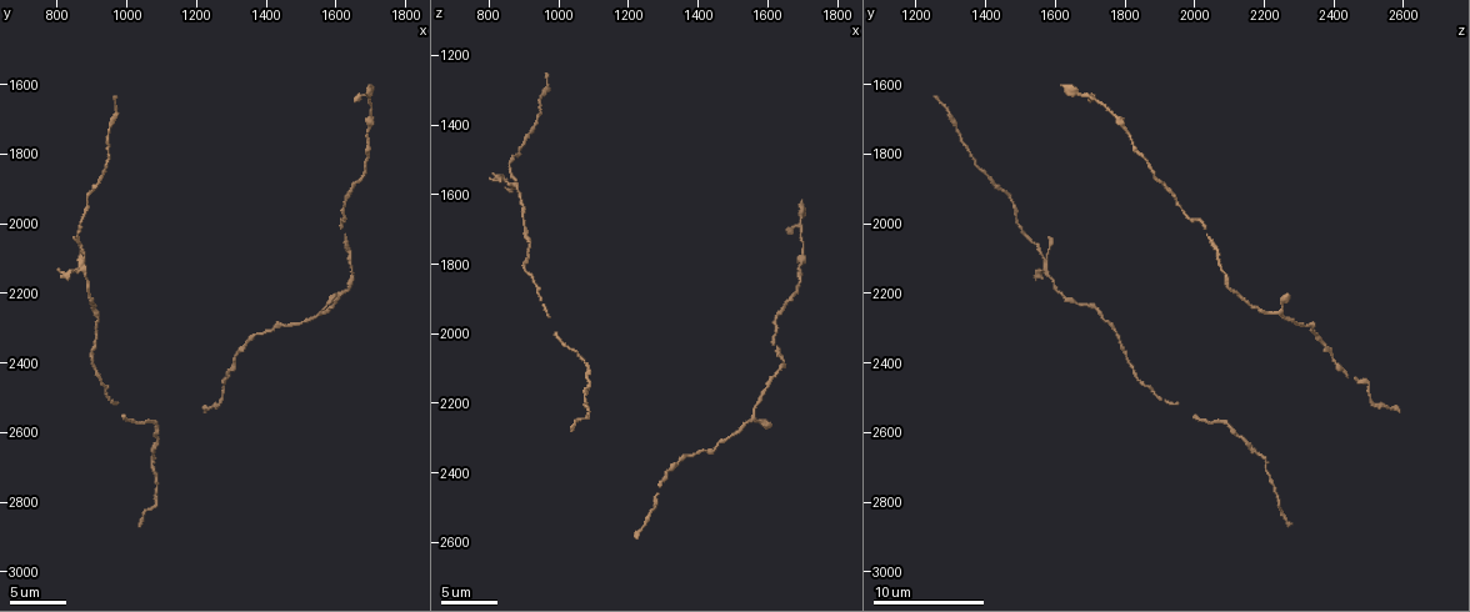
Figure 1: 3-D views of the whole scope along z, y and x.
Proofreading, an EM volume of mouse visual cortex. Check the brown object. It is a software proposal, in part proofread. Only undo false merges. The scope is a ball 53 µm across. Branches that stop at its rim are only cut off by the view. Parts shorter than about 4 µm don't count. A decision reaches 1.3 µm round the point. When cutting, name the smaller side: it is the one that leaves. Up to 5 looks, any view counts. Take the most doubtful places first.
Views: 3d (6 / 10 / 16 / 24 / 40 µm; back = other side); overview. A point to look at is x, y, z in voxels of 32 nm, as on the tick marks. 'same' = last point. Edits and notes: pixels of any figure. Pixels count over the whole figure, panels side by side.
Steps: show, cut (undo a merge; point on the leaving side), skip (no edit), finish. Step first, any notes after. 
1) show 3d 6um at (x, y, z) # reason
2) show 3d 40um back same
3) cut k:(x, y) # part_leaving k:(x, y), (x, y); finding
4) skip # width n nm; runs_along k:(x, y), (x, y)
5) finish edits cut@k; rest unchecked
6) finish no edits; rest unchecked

show 3d 10um at (1560, 2260, 2220)

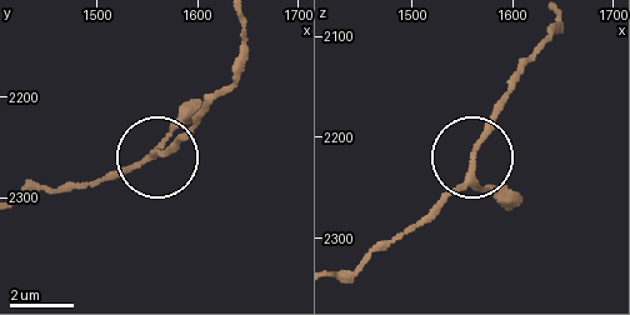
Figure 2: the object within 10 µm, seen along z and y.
show 3d 10um back at (1564, 2256, 2220)

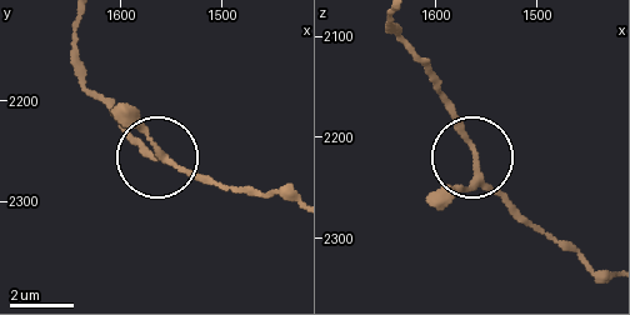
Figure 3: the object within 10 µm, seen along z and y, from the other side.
skip # arms 3; one cell here

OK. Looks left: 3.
show 3d 16um at (1310, 2400, 2400)

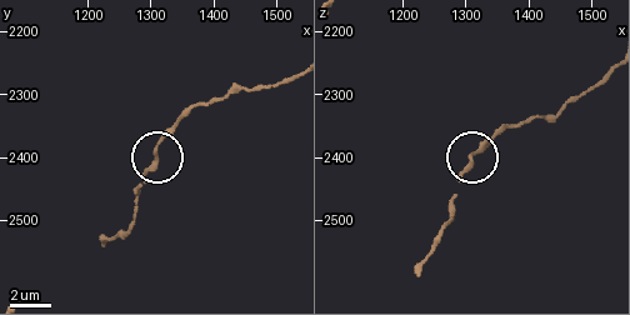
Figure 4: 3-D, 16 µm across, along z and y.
skip # side_arm 46 um; one cell here

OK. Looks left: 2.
show 3d 10um at (920, 1860, 1400) # sudden change in width

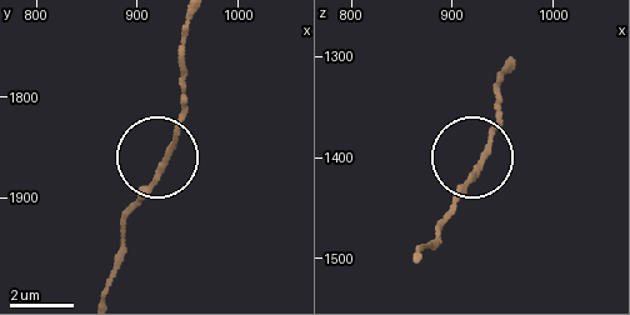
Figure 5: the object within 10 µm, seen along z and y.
show 3d 10um back at (930, 1860, 1400) # from behind

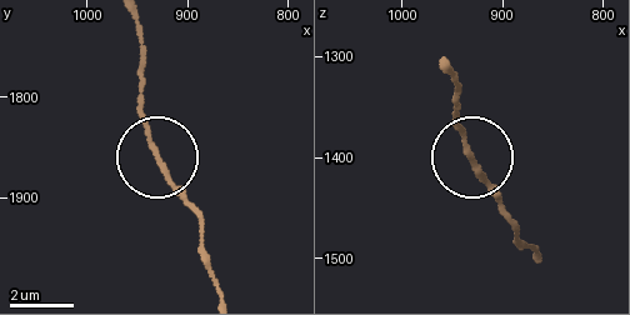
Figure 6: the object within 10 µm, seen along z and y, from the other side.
skip # continuous, no second cell

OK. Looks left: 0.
finish no edits; rest unchecked

